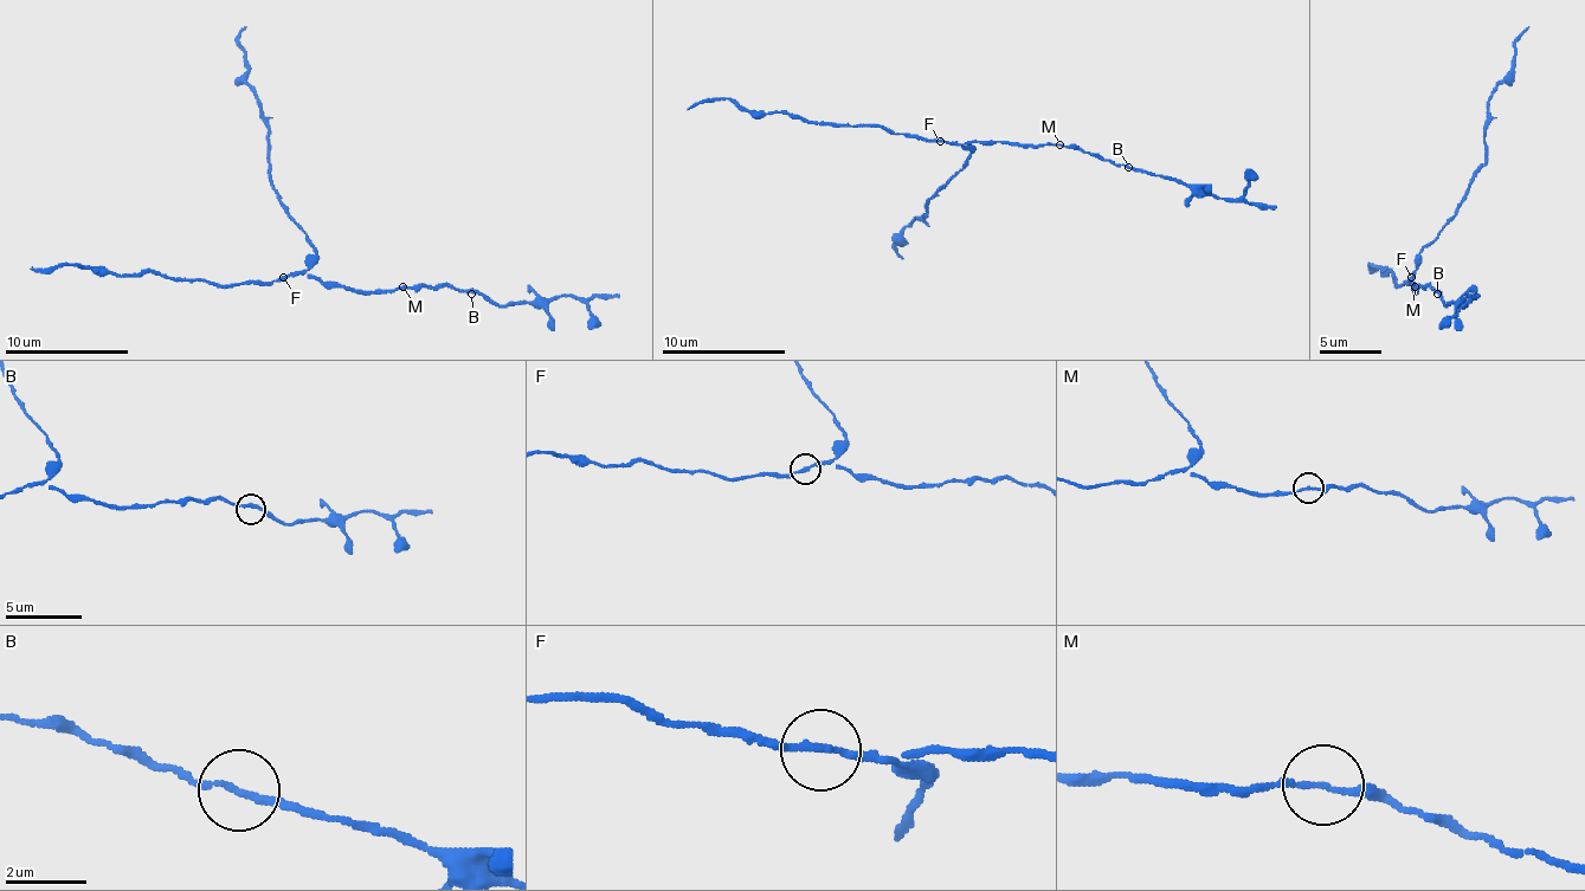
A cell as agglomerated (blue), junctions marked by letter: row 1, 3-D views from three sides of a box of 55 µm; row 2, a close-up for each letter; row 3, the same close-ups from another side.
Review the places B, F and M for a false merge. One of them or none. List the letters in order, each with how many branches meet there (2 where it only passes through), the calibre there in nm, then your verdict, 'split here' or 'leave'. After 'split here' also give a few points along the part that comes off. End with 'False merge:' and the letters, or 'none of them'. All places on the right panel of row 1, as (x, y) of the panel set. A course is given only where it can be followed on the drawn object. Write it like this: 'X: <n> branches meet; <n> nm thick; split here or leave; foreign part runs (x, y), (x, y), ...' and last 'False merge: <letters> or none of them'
B: 2 branches meet; 170 nm thick; leave
F: 2 branches meet; 170 nm thick; split here; foreign part runs (1412, 278), (1428, 244), (1455, 213), (1486, 161), (1483, 124), (1493, 90), (1511, 69), (1514, 42), (1529, 26)
M: 2 branches meet; 150 nm thick; leave
False merge: F

